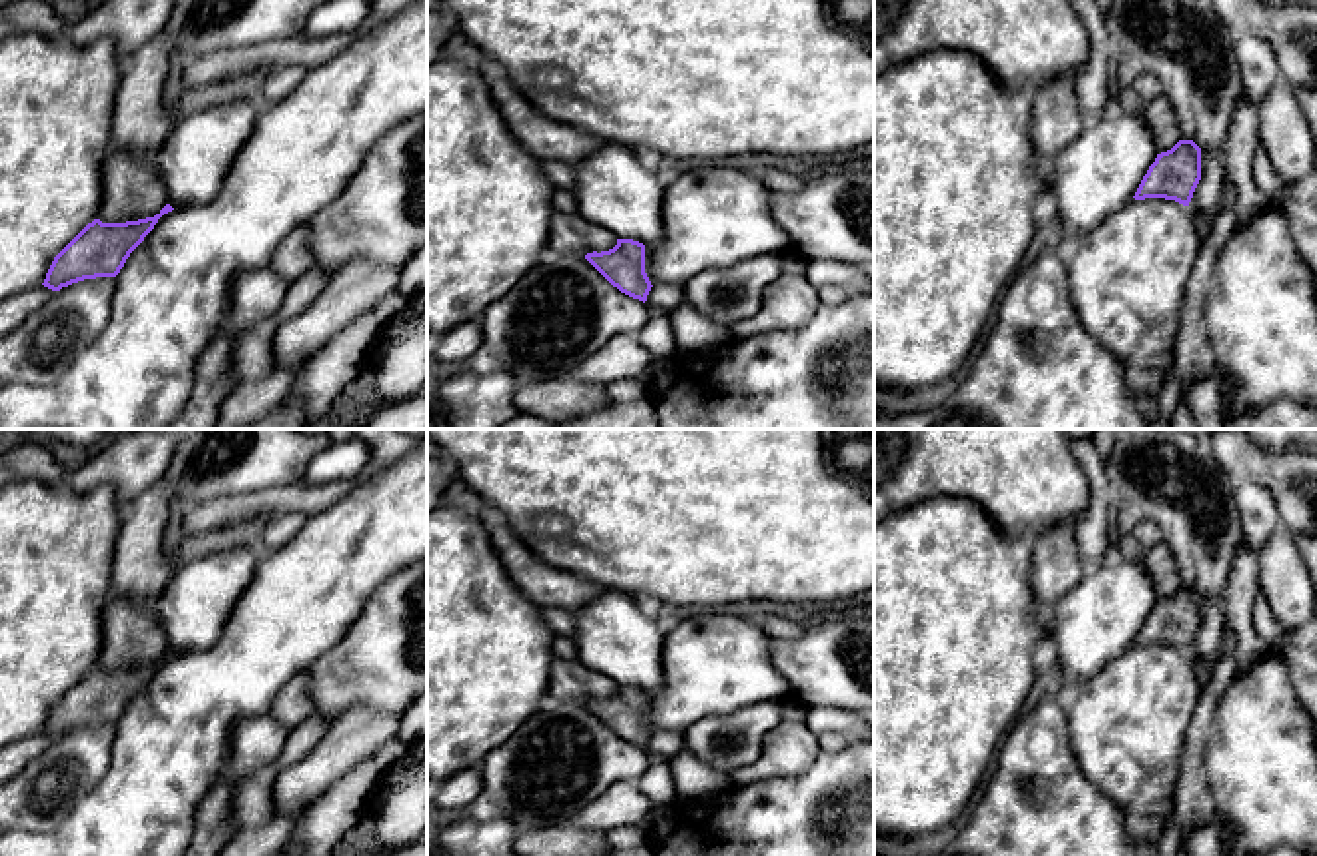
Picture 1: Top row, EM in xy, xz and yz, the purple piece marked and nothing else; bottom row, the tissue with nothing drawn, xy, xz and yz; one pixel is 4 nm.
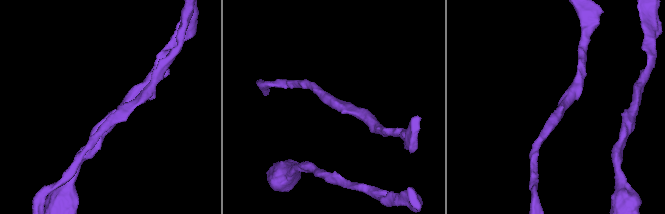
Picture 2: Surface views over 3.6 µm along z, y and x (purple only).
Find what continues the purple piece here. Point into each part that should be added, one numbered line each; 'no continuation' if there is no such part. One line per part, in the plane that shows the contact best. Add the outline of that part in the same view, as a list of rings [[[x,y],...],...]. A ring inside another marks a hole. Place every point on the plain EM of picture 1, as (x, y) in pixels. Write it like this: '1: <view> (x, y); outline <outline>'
1: xy (130, 635); outline [[[110,593],[102,619],[102,670],[154,664],[166,652],[154,601],[130,603]]]

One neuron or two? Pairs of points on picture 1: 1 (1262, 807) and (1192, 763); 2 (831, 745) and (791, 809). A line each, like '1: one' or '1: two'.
1: two
2: two

